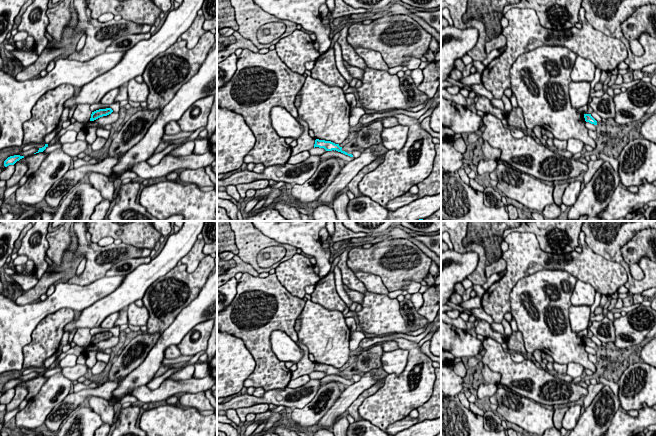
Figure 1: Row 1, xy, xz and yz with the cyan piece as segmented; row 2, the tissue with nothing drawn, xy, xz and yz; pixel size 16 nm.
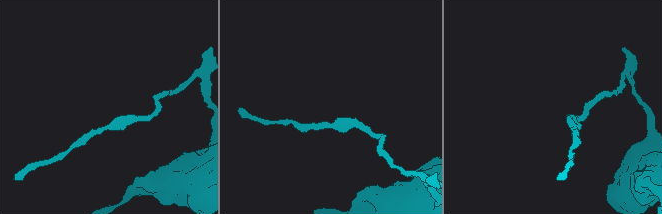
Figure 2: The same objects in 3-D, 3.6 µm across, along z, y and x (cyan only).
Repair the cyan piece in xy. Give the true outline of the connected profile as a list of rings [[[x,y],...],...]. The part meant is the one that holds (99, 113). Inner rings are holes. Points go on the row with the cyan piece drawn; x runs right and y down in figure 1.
[[[111,108],[96,110],[96,111],[92,112],[90,121],[94,121],[100,117],[107,116],[107,115],[111,114],[112,112],[113,112],[113,110]]]

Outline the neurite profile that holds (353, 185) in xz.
[[[385,154],[376,156],[376,158],[369,164],[363,167],[358,174],[351,180],[351,182],[348,184],[349,190],[355,195],[355,197],[360,197],[363,196],[358,188],[359,182],[362,180],[362,178],[369,172],[373,171],[376,169],[380,161],[385,158]]]

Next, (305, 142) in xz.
[[[299,116],[296,118],[298,122],[303,126],[303,133],[297,138],[297,145],[292,148],[291,156],[299,154],[303,151],[309,151],[310,149],[314,148],[315,138],[311,137],[308,133],[309,128],[308,124],[302,120]]]

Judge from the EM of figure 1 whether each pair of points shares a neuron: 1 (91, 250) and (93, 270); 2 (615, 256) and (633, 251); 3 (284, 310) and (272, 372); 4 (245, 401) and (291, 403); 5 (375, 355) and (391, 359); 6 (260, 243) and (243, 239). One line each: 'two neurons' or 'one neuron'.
1: one neuron
2: two neurons
3: one neuron
4: one neuron
5: two neurons
6: one neuron

